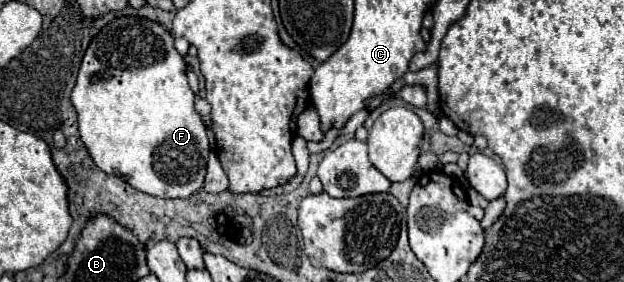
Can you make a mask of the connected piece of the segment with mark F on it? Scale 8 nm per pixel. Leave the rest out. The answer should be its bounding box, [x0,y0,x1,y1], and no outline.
[72,16,210,198]

